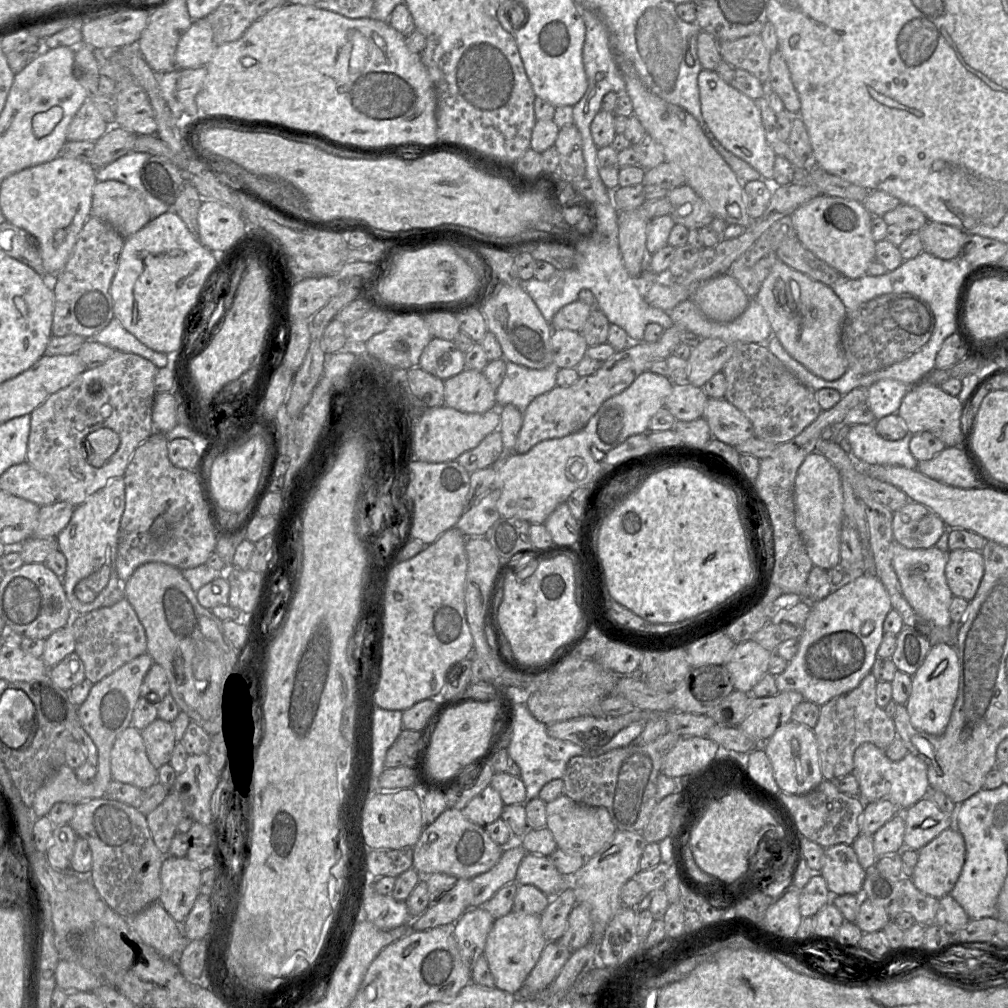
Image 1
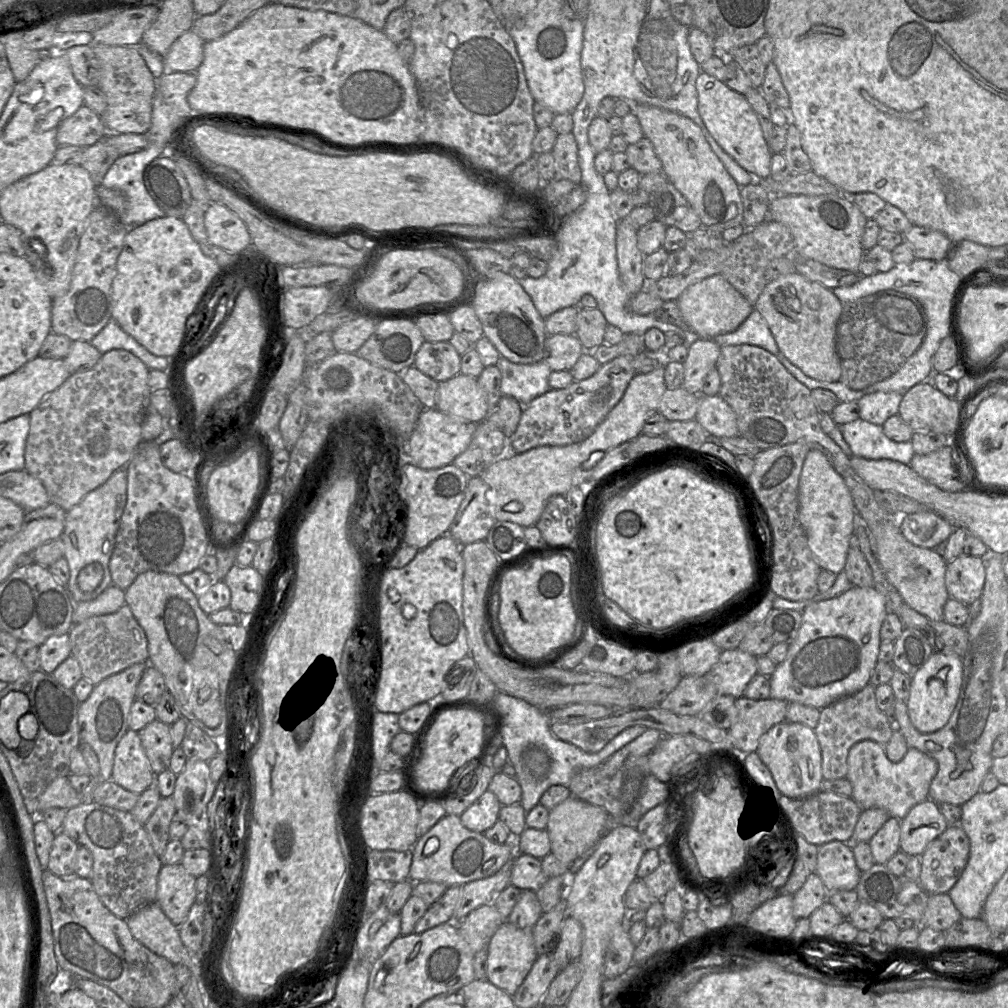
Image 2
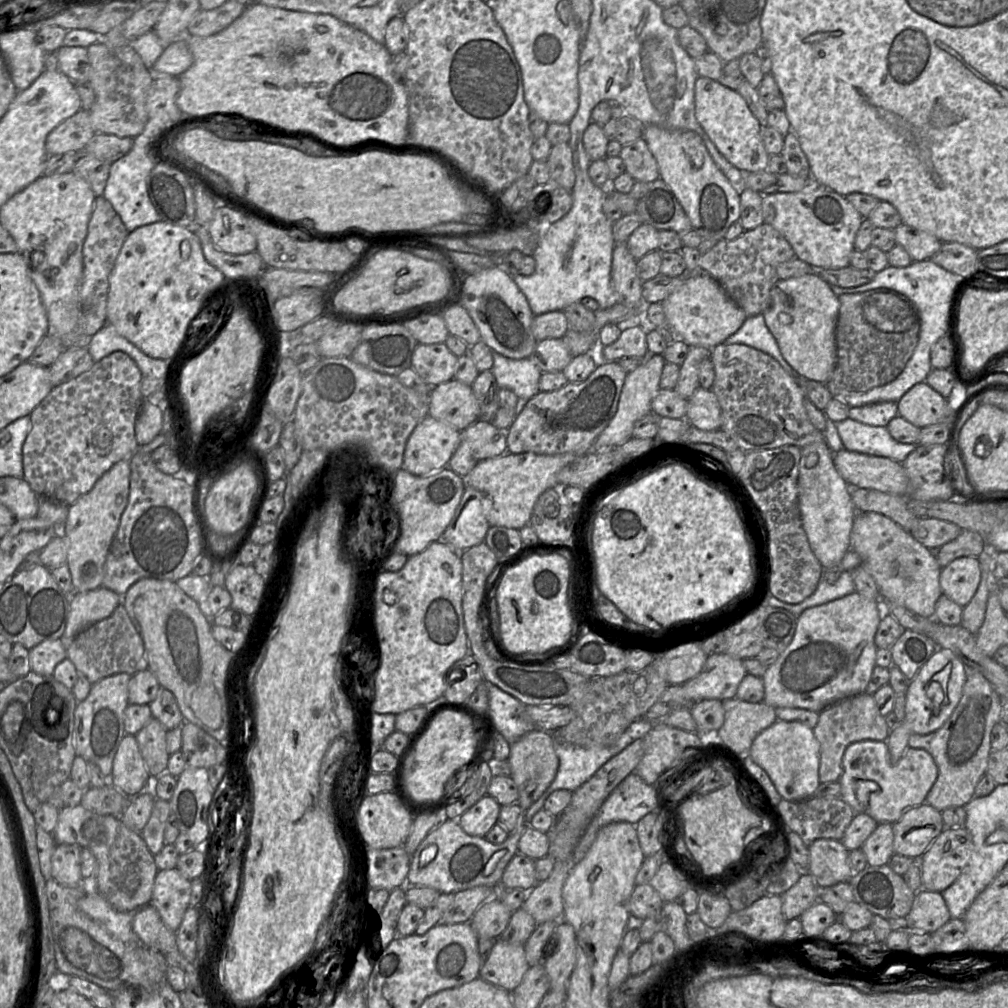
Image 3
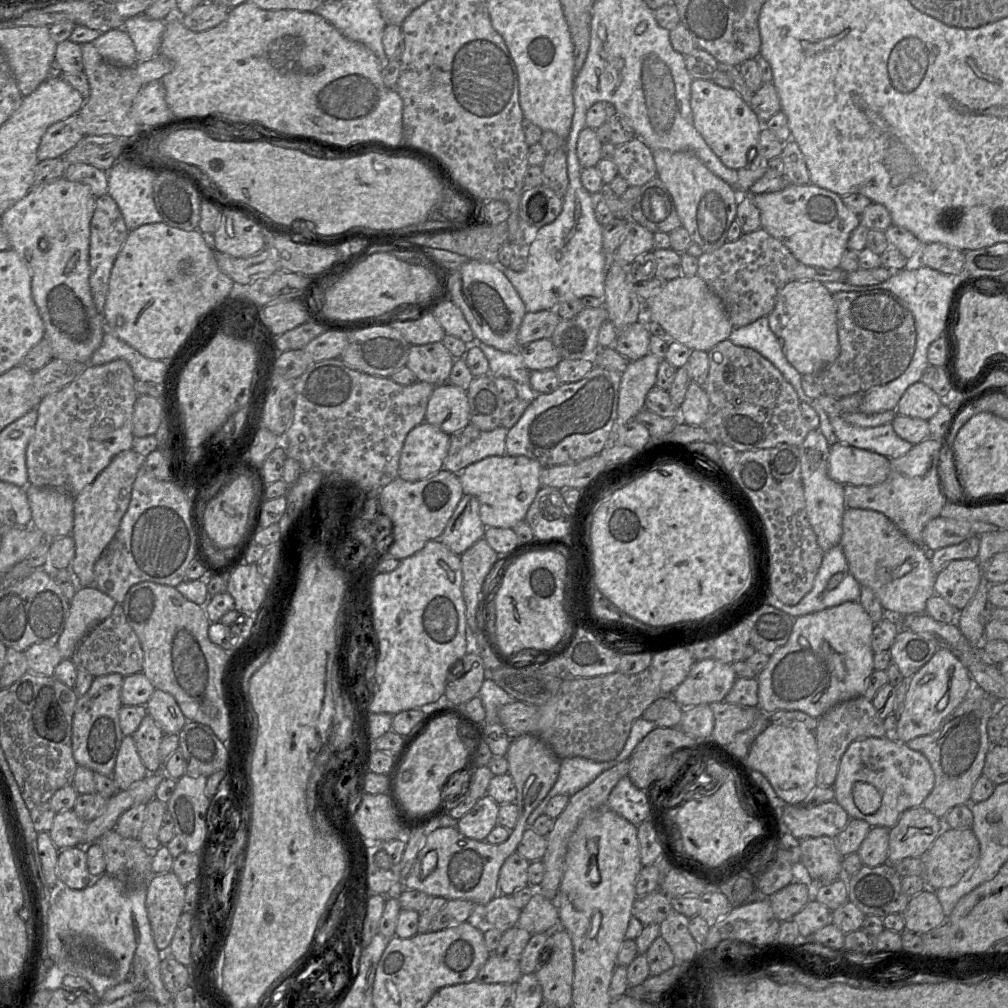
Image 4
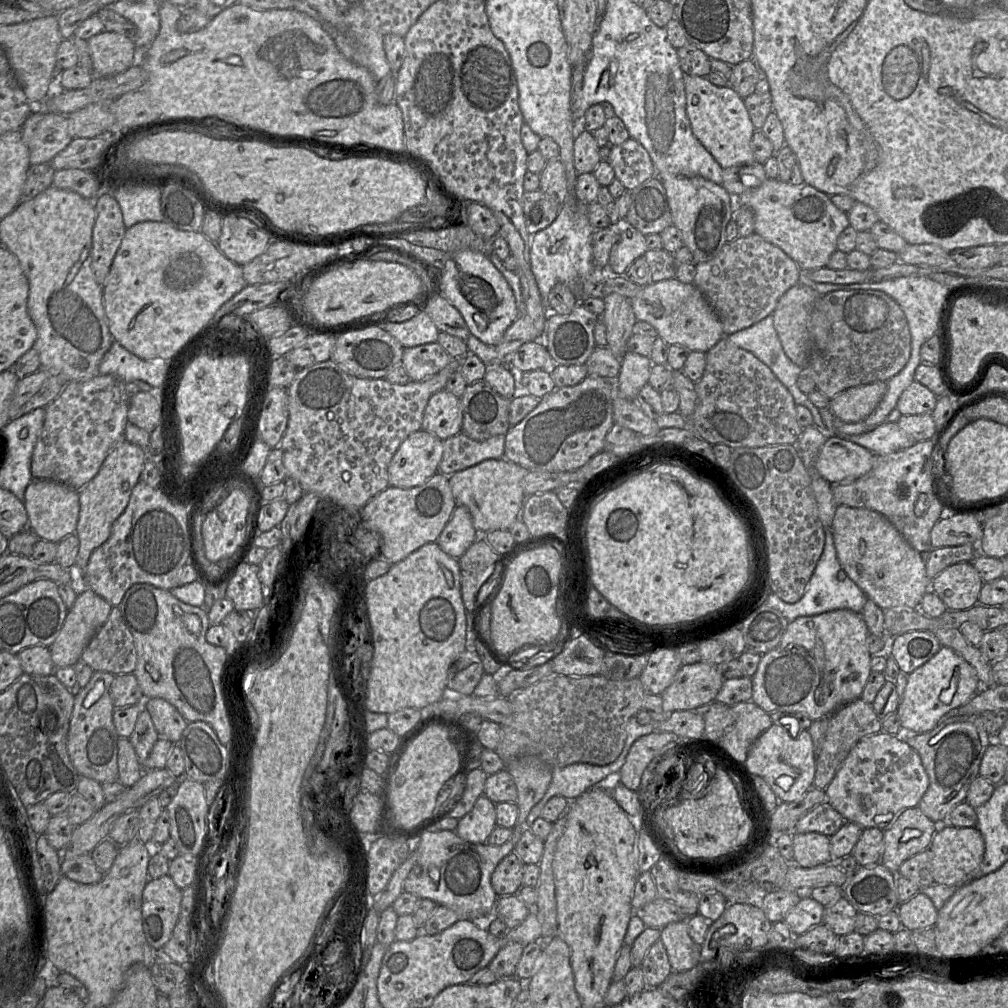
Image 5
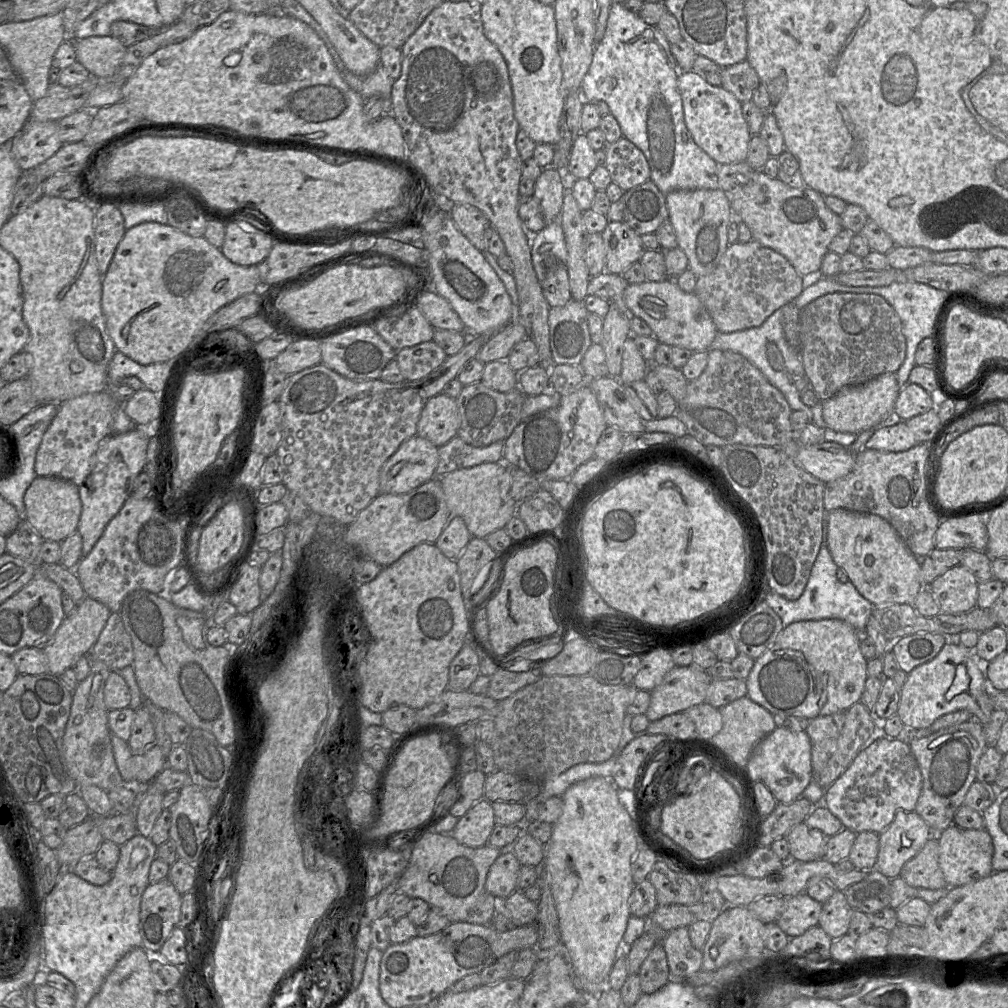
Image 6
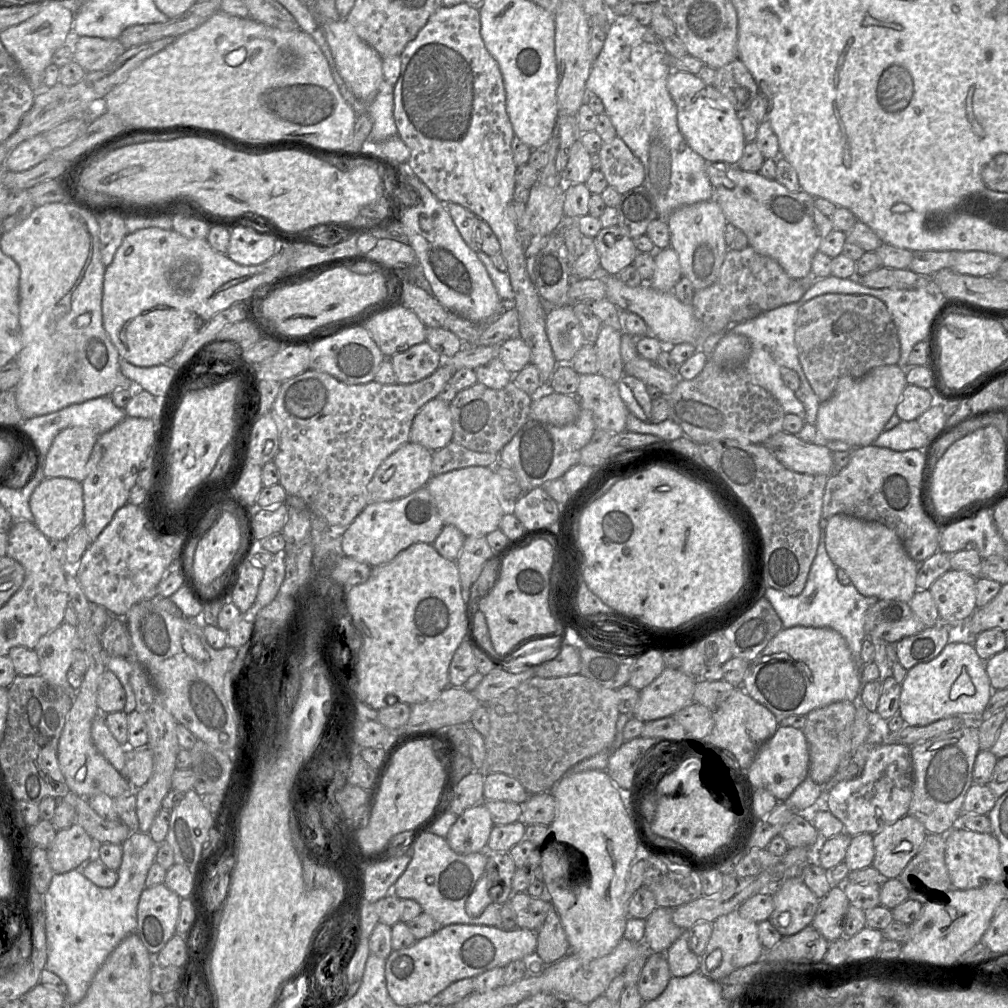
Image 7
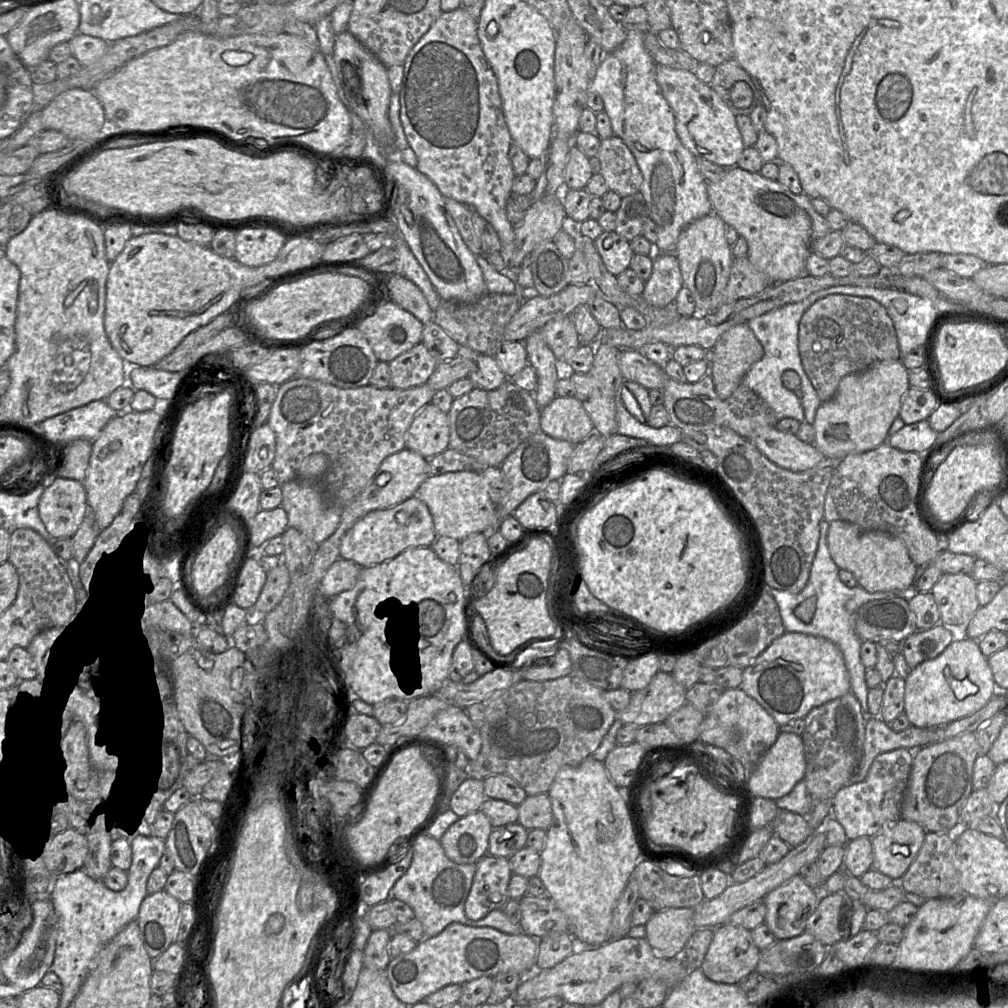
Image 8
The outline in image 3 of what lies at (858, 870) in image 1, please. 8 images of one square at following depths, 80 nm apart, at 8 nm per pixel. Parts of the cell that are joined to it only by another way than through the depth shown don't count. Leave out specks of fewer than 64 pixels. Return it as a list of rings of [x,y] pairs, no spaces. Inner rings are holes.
[[[820,838],[809,844],[808,848],[809,865],[803,872],[813,876],[820,890],[850,881],[853,871],[849,865],[849,850],[841,840]]]

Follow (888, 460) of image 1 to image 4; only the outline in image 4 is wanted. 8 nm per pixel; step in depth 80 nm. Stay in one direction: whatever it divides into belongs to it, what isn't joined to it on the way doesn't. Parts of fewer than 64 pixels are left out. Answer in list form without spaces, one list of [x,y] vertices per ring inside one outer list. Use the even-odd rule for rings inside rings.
[[[829,416],[838,442],[869,450],[895,459],[906,454],[913,444],[900,438],[891,423],[876,427],[858,427],[847,423],[840,416]]]

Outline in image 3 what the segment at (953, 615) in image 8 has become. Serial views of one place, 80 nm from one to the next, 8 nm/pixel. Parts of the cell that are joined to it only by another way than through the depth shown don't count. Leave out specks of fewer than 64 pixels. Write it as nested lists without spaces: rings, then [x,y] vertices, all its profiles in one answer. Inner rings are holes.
[[[962,556],[942,568],[939,583],[943,595],[964,607],[974,596],[980,579],[978,557]]]

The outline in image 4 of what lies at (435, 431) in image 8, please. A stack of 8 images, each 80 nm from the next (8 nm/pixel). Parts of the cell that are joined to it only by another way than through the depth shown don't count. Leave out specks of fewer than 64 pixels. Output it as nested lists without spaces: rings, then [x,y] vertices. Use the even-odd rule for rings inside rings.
[[[449,382],[436,385],[426,407],[425,422],[452,435],[470,424],[467,392]]]

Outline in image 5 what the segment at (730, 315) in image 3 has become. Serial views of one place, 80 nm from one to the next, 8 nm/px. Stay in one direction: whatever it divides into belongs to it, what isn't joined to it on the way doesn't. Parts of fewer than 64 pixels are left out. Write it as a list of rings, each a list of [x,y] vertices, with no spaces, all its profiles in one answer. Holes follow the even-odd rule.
[[[675,277],[651,282],[630,301],[636,319],[652,325],[669,345],[680,345],[706,354],[725,337],[718,316],[693,283],[685,284]]]

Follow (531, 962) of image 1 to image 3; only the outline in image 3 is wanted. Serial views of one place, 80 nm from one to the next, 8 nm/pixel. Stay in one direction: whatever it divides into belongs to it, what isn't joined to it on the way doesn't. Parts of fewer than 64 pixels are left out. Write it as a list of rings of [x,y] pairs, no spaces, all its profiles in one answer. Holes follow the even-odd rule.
[[[498,938],[481,966],[479,977],[512,993],[528,969],[524,945],[511,944]]]

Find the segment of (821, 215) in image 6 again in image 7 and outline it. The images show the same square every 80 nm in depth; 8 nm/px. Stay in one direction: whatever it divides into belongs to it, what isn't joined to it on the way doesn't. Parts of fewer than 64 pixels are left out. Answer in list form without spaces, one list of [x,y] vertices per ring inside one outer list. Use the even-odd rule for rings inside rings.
[[[739,170],[735,171],[735,186],[732,189],[715,187],[713,199],[719,204],[726,220],[745,233],[749,246],[756,252],[774,259],[794,280],[812,277],[812,259],[822,240],[834,230],[831,219],[816,208],[814,197],[804,191],[791,192],[775,179],[766,179],[759,172]]]

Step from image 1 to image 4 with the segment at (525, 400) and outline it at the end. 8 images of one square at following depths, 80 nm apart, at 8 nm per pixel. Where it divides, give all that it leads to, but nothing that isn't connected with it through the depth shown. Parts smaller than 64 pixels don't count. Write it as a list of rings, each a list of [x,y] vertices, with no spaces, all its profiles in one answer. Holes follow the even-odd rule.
[[[475,339],[471,345],[477,345],[489,362],[489,374],[492,377],[506,377],[517,384],[522,384],[525,390],[530,387],[531,371],[525,366],[522,356],[517,352],[503,352]]]

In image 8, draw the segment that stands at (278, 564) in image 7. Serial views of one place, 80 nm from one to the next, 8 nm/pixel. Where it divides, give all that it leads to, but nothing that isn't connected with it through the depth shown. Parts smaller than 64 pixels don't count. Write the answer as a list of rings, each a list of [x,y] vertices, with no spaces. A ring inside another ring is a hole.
[[[280,563],[267,572],[265,584],[253,609],[268,613],[282,600],[290,584],[290,574],[287,567]]]

